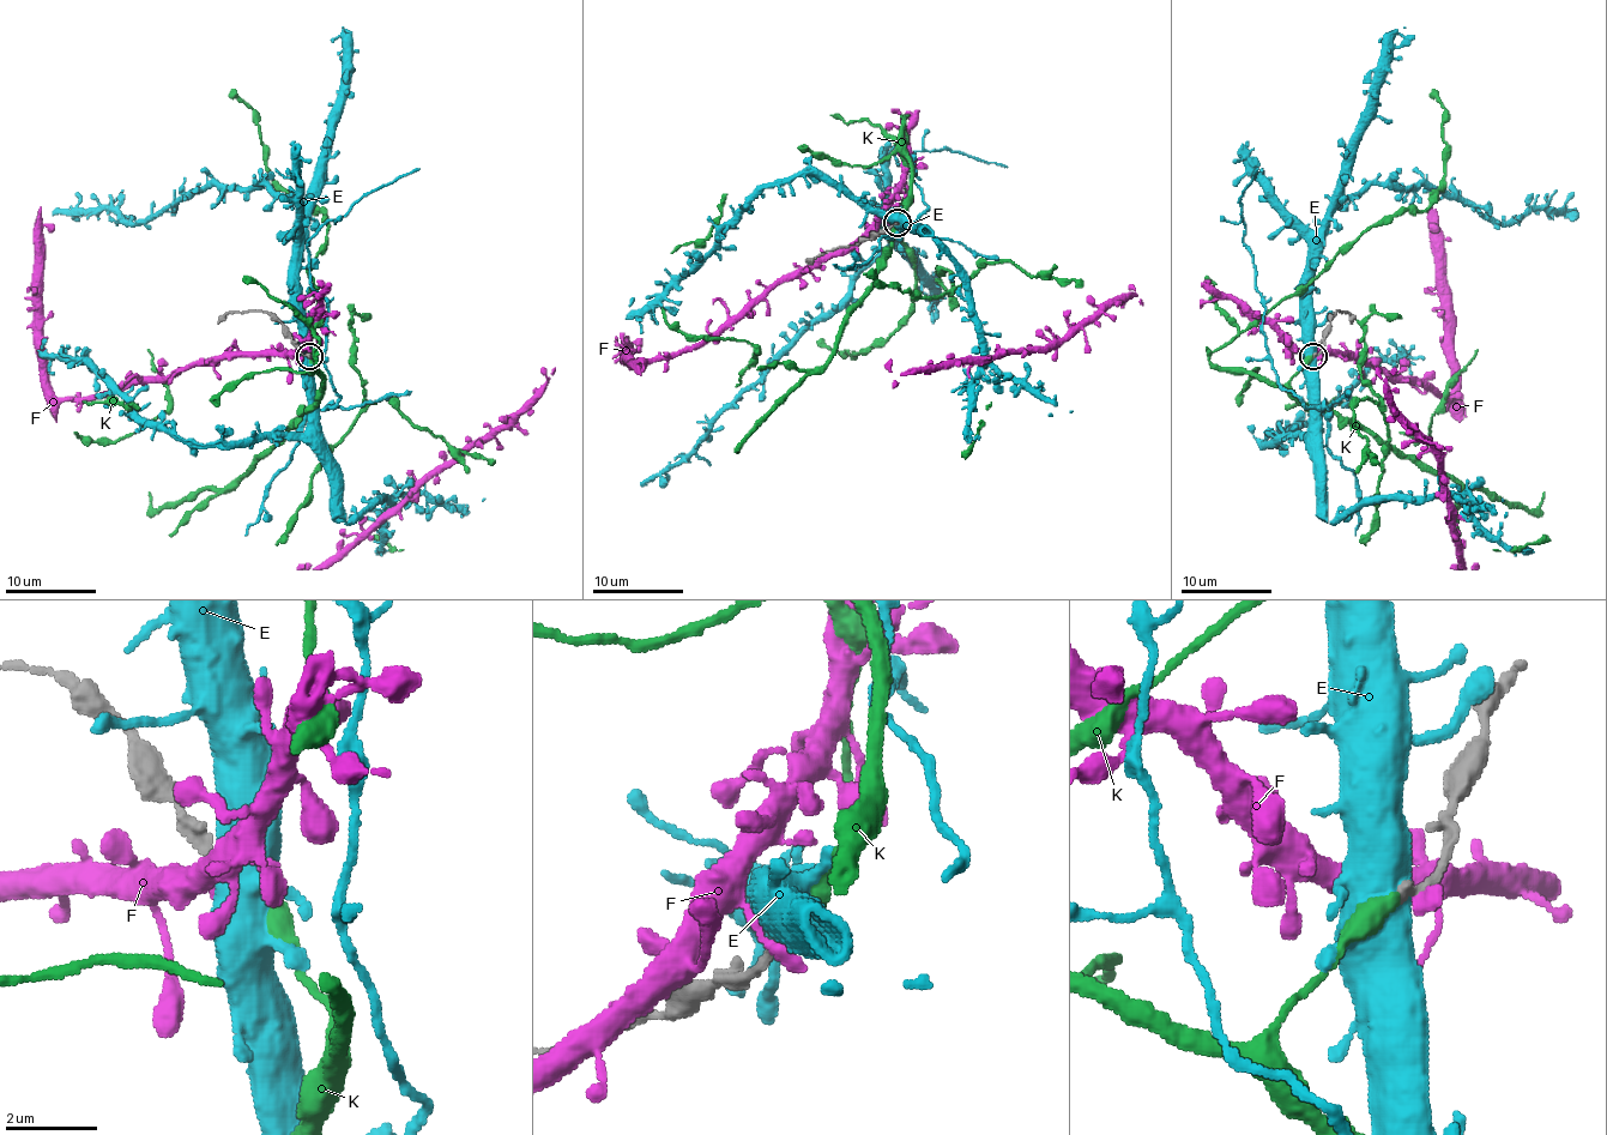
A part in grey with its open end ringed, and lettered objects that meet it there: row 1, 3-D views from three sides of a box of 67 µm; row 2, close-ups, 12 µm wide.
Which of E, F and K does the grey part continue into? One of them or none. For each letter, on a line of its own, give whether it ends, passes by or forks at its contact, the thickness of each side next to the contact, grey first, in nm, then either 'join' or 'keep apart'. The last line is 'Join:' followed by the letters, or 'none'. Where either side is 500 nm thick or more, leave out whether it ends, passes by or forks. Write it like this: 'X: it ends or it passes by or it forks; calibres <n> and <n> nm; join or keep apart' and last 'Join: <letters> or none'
E: calibres 260 and 800 nm; keep apart
F: it ends; calibres 280 and 400 nm; keep apart
K: it ends; calibres 240 and 380 nm; join
Join: K

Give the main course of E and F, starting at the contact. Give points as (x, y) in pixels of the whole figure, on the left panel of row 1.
E: (308, 355), (296, 253), (301, 205), (270, 185), (197, 187), (136, 223), (104, 210), (52, 215)
F: (303, 355), (224, 355), (165, 378), (133, 378), (102, 396), (56, 398), (46, 378), (41, 207)

